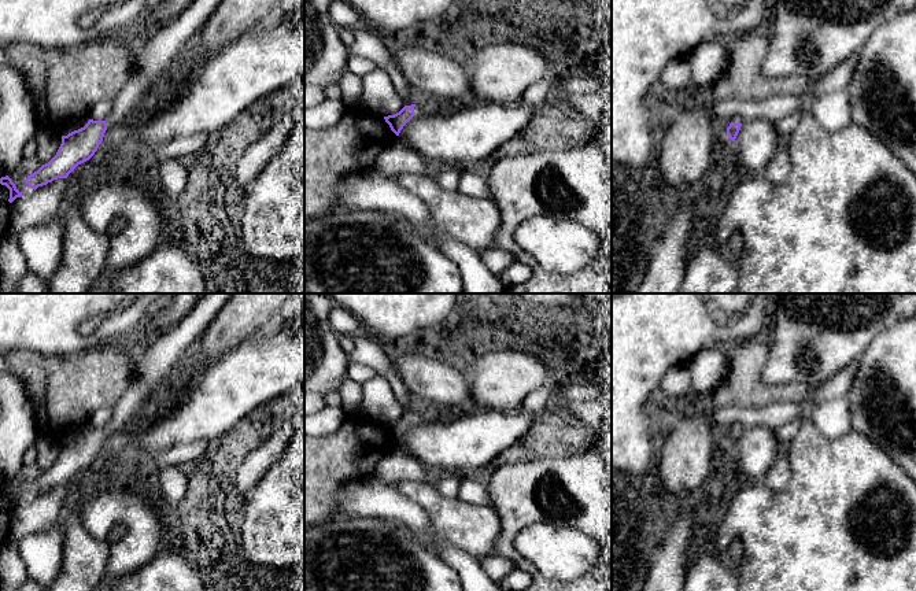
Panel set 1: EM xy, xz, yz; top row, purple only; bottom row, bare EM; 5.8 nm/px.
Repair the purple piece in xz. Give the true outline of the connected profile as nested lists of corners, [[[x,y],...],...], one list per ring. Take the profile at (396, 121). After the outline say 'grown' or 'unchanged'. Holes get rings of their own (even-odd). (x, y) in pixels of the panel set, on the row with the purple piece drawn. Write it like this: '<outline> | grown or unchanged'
[[[417,103],[411,106],[405,106],[399,112],[394,115],[384,117],[385,122],[389,125],[391,130],[399,136],[403,126],[417,115],[426,115],[431,112],[431,107],[424,103]]] | grown

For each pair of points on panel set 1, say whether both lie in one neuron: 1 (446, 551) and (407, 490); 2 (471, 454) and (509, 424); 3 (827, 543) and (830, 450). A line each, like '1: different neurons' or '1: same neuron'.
1: different neurons
2: same neuron
3: same neuron

